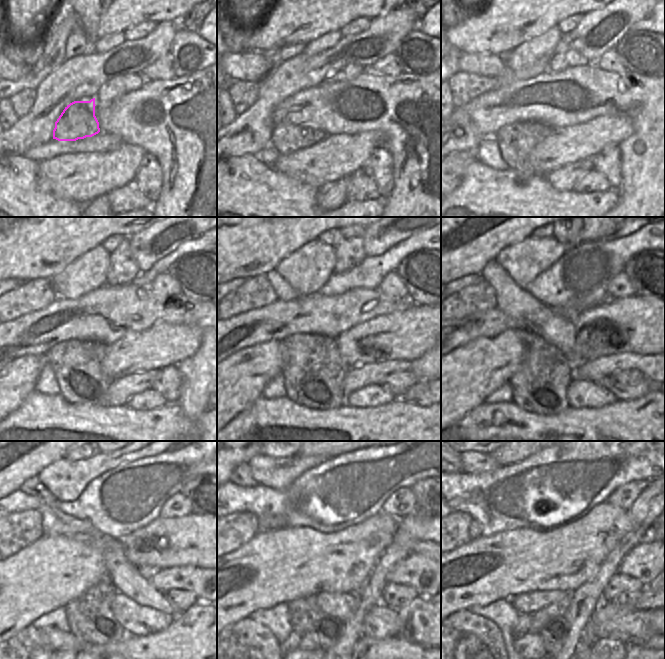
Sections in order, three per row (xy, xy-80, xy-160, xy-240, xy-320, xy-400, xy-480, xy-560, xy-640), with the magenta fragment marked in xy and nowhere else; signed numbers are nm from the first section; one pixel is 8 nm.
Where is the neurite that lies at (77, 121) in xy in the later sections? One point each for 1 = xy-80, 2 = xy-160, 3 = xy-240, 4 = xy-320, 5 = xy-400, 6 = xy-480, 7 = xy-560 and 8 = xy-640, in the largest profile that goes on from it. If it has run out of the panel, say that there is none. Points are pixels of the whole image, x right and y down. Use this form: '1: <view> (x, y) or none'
1: xy-80 (286, 138)
2: xy-160 (516, 141)
3: xy-240 (76, 364)
4: xy-320 (313, 369)
5: xy-400 (539, 385)
6: xy-480 (89, 617)
7: xy-560 (305, 616)
8: xy-640 (554, 633)

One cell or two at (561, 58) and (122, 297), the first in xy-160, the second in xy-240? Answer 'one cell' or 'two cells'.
two cells

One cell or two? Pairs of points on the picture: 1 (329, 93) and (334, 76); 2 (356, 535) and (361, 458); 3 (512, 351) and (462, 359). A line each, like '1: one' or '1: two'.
1: two
2: two
3: one

